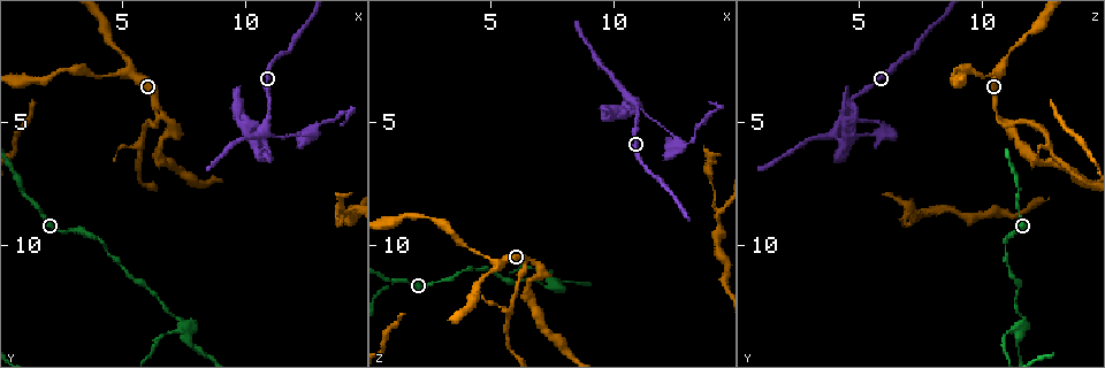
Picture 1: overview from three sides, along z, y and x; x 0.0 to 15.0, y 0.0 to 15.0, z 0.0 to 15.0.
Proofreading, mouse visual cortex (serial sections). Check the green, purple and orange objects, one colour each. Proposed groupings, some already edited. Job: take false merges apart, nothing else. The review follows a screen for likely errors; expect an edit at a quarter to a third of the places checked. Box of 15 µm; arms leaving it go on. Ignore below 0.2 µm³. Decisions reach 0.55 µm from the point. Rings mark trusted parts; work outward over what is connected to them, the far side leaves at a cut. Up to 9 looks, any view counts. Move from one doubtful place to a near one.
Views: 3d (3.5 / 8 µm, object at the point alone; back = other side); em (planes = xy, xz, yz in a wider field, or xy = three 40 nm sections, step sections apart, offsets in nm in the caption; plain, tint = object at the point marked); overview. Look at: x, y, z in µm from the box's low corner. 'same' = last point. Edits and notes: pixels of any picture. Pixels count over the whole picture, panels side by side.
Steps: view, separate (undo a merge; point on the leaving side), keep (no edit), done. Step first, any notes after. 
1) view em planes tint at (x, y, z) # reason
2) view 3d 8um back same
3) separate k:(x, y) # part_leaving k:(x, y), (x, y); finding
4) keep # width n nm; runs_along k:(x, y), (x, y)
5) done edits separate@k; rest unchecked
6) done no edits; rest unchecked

view 3d 8um at (7.5, 13.3, 11.4) # abrupt turn

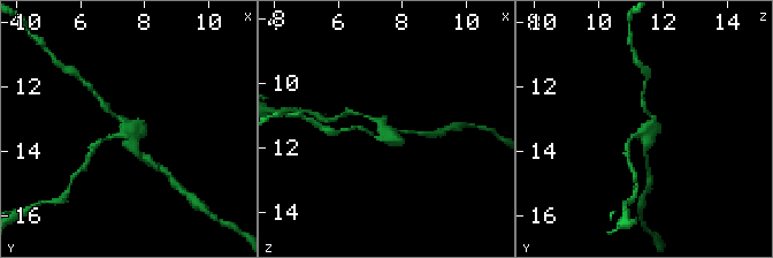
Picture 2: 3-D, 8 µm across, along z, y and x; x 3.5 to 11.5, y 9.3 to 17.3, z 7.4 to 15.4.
view em xy step 3 tint at (7.4, 13.3, 11.5)

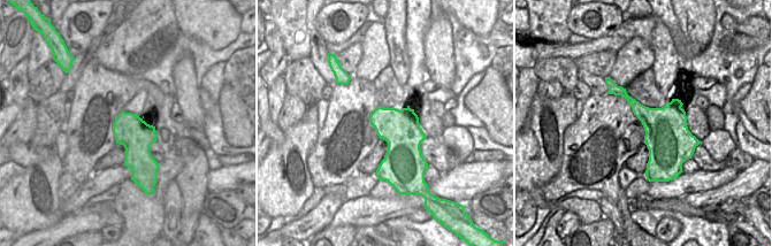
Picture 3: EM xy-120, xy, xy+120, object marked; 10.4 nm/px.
separate 2:(108, 138) # part_leaving 2:(124, 134), (99, 139), (89, 159); a second cell is stuck on

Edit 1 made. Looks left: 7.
view 3d 3.5um at (10.8, 5.3, 4.1)

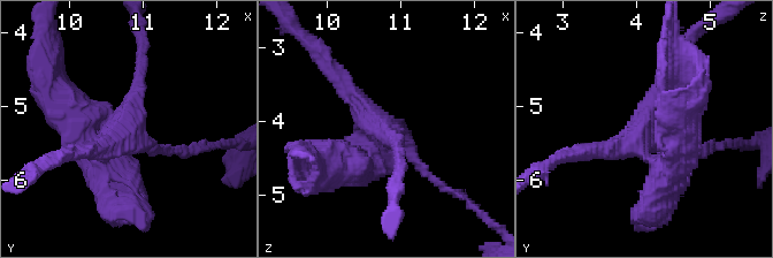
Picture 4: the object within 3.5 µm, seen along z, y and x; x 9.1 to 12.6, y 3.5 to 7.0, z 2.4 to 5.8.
view em xy step 2 tint at (10.85, 5.35, 4.15) # now the EM

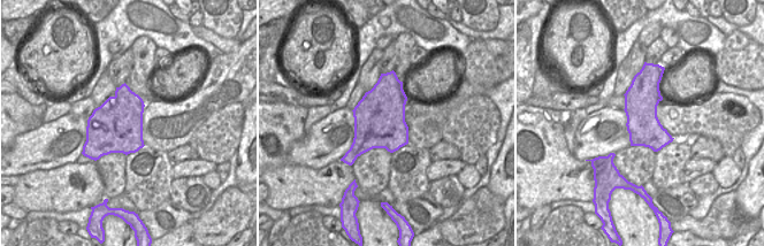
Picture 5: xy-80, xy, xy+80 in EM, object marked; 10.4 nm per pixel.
separate 4:(124, 192) # part_leaving 4:(356, 141), (345, 149), (303, 146); a second cell is stuck on

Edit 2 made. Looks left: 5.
view em planes tint at (12.5, 5.5, 5.6) # sudden change in width

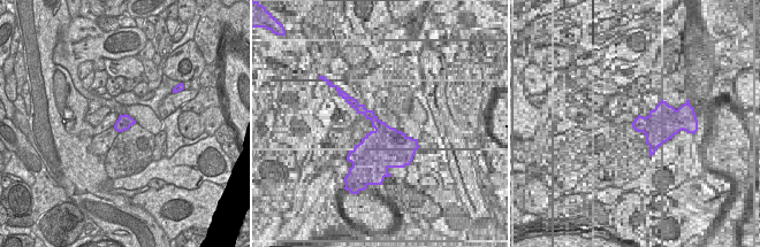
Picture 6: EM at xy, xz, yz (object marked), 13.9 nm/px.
view 3d 3.5um same

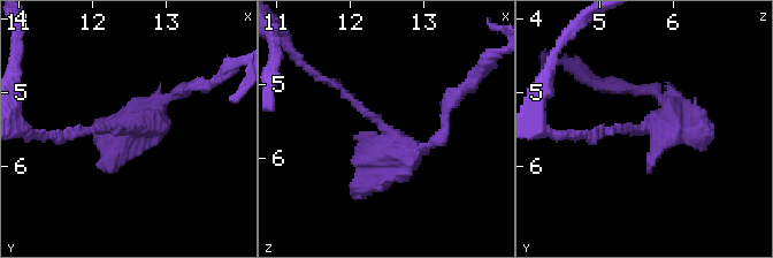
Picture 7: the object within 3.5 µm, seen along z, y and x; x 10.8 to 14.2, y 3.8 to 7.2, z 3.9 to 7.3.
separate 7:(383, 186) # part_leaving 7:(390, 142), (414, 157), (443, 136), (453, 104); a second cell is stuck on

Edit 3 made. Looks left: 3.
view 3d 8um at (6.6, 4.7, 10.5) # abrupt turn

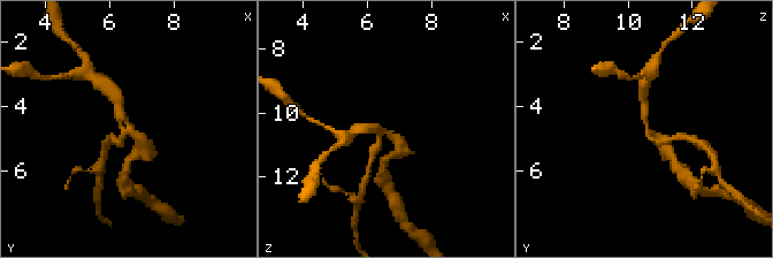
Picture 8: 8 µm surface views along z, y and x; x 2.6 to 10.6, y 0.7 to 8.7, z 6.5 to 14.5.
view em xy step 3 tint at (6.6, 4.7, 10.6) # arm_widths 200, 400 nm

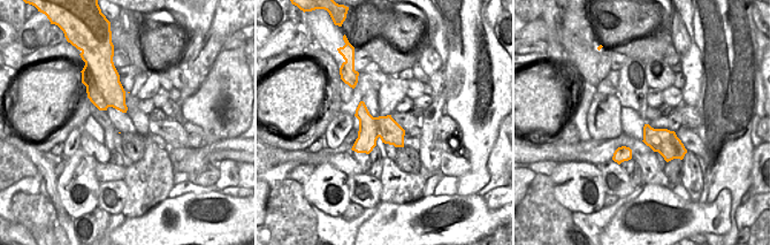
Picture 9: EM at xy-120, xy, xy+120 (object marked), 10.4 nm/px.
separate 8:(373, 150) # two cells meet here

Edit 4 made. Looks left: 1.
done edits separate@2, separate@4, separate@7, separate@8; rest unchecked

